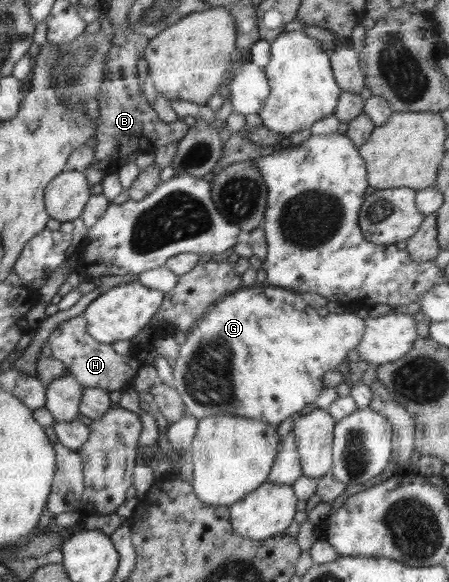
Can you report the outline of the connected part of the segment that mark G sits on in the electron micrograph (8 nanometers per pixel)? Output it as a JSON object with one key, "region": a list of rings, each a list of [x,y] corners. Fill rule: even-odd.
{"region":[[[267,284],[240,288],[212,306],[186,334],[186,341],[180,346],[174,363],[173,384],[187,411],[198,420],[233,415],[279,426],[308,403],[315,403],[324,388],[324,374],[338,369],[348,352],[359,345],[364,332],[365,321],[354,312],[330,312],[320,316],[303,301],[300,293],[292,290]]]}

